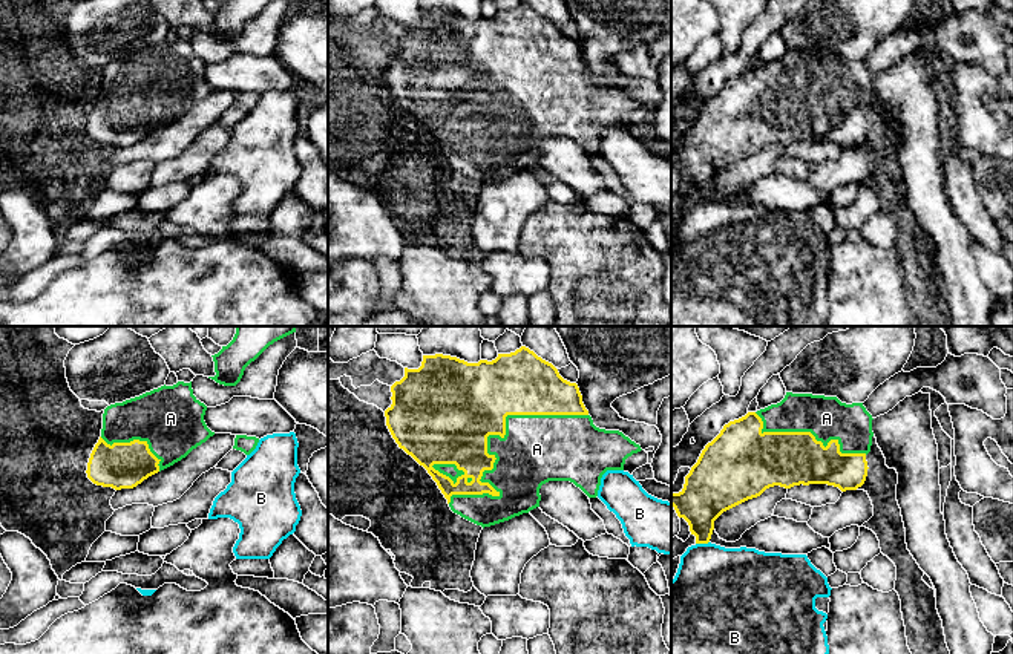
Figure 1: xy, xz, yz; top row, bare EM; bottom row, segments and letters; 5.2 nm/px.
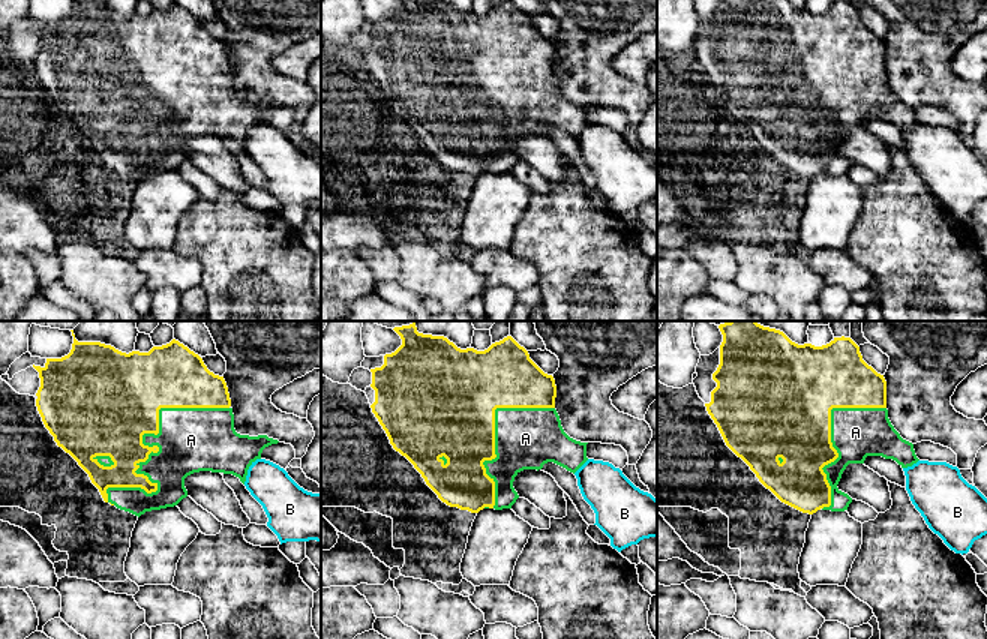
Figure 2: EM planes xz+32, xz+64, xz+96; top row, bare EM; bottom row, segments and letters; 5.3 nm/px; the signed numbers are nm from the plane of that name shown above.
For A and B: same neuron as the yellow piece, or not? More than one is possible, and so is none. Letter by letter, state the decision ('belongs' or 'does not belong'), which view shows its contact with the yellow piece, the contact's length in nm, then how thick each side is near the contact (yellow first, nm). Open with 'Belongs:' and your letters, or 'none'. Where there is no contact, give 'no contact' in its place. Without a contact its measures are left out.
Belongs: A
A: belongs | xz | 850 nm | 500/340 nm
B: does not belong | yz | 70 nm | 260/440 nm

